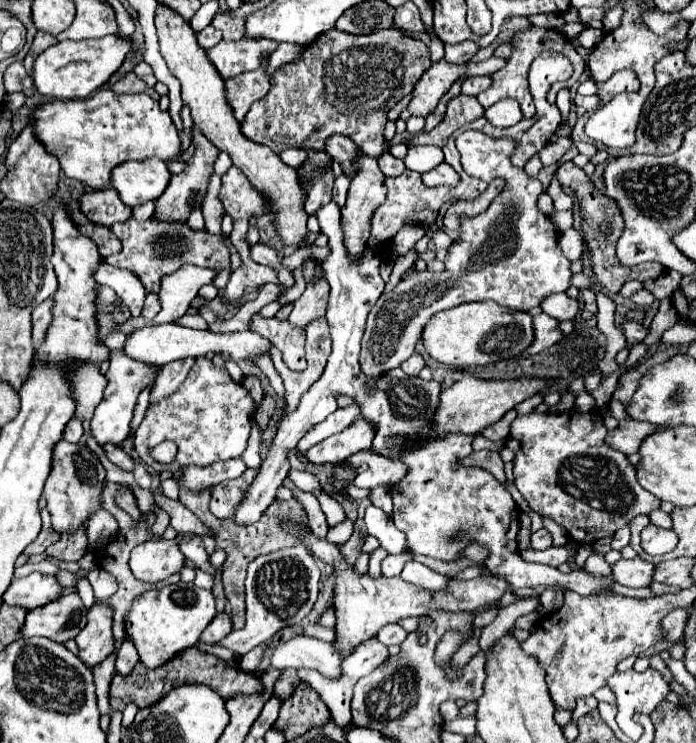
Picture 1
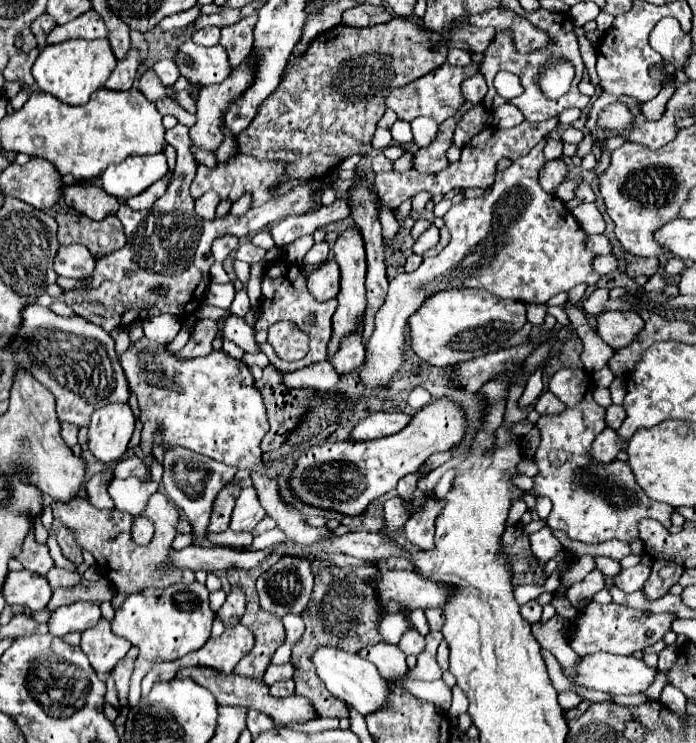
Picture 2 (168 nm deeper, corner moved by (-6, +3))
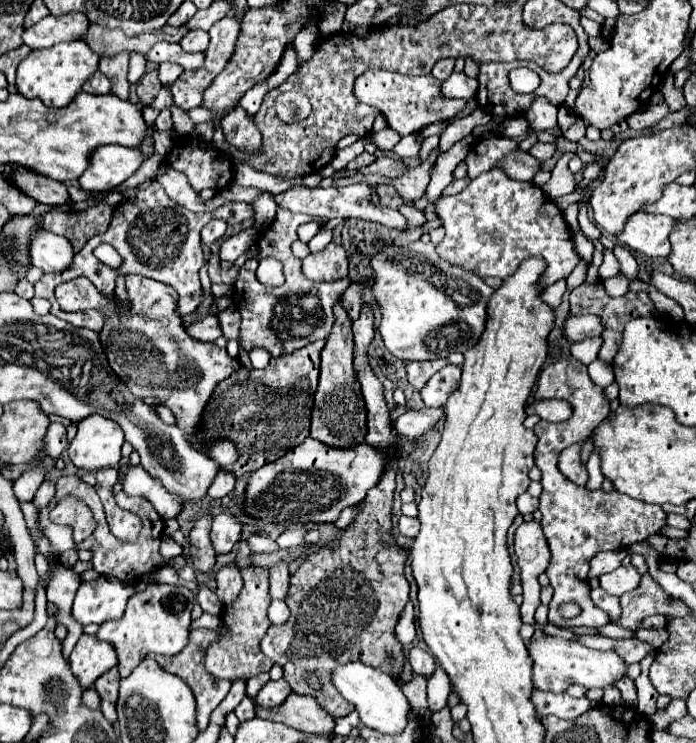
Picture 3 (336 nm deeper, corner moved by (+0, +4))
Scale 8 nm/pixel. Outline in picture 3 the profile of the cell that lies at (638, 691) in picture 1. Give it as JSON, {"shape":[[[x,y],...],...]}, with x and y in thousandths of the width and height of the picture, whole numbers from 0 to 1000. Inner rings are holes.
{"shape":[[[777,855],[772,860],[760,860],[757,876],[760,876],[760,884],[766,887],[766,911],[763,911],[766,925],[774,930],[809,933],[823,919],[838,922],[843,927],[852,927],[852,925],[869,927],[875,922],[884,922],[884,917],[895,911],[901,903],[895,887],[884,876],[855,876],[829,863],[815,863],[806,857]]]}

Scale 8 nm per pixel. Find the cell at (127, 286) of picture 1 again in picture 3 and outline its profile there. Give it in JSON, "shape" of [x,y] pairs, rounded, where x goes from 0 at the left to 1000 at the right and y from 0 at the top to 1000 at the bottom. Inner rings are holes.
{"shape":[[[59,308],[53,316],[45,316],[42,349],[65,367],[85,367],[105,351],[105,335],[96,322],[88,322],[88,316],[76,316]]]}

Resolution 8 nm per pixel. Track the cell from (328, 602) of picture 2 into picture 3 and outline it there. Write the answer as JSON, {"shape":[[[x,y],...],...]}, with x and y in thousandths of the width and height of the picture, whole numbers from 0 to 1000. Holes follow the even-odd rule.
{"shape":[[[530,413],[519,416],[516,429],[507,435],[507,451],[510,451],[510,494],[513,494],[522,537],[527,545],[530,583],[527,583],[524,594],[536,604],[556,612],[556,626],[553,626],[553,634],[550,634],[545,650],[524,666],[524,672],[516,680],[510,680],[516,685],[516,690],[504,701],[504,707],[499,712],[490,712],[481,723],[476,723],[473,731],[464,731],[455,742],[444,744],[435,752],[435,758],[427,763],[427,769],[418,774],[415,806],[409,809],[412,817],[418,820],[418,828],[407,841],[389,841],[381,852],[381,857],[375,860],[375,876],[386,887],[395,887],[407,898],[407,903],[409,903],[407,914],[418,922],[421,933],[450,935],[455,941],[455,946],[481,968],[501,962],[510,952],[501,949],[501,943],[496,943],[493,935],[487,935],[487,930],[478,925],[478,917],[476,917],[478,898],[484,898],[490,892],[501,892],[501,890],[519,890],[539,900],[556,903],[559,898],[553,895],[553,876],[565,876],[568,892],[562,892],[562,908],[576,911],[582,882],[579,882],[579,868],[570,865],[570,857],[565,855],[565,844],[570,841],[570,833],[573,833],[582,812],[588,809],[588,785],[582,779],[585,742],[562,720],[562,709],[565,709],[562,682],[565,682],[568,639],[570,639],[570,620],[573,620],[573,591],[562,575],[559,550],[556,550],[556,542],[550,534],[550,518],[539,507],[539,502],[530,491],[530,483],[527,483],[527,467],[536,456],[536,421]],[[438,903],[450,903],[461,911],[464,930],[453,930],[438,922]]]}

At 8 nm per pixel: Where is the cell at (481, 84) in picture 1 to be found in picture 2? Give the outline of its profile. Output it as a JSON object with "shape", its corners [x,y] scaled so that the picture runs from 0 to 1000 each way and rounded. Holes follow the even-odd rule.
{"shape":[[[682,100],[682,102],[671,105],[662,113],[662,124],[665,124],[668,135],[674,135],[680,140],[688,140],[694,135],[694,129],[700,127],[700,113],[694,108],[694,100]]]}

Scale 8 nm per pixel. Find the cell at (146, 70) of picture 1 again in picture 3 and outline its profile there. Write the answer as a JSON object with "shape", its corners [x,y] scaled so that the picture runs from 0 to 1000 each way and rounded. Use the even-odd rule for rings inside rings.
{"shape":[[[231,85],[228,87],[231,112],[249,112],[260,98],[263,98],[263,90],[254,85]]]}

